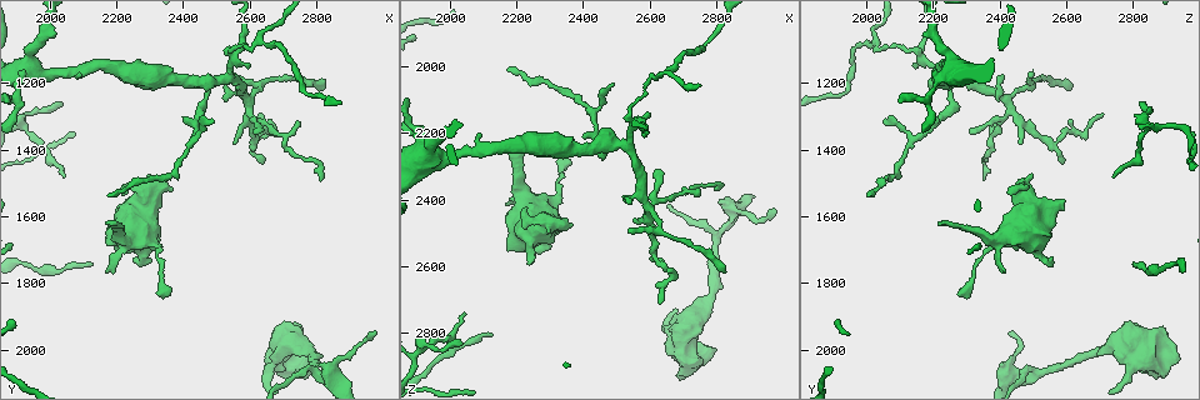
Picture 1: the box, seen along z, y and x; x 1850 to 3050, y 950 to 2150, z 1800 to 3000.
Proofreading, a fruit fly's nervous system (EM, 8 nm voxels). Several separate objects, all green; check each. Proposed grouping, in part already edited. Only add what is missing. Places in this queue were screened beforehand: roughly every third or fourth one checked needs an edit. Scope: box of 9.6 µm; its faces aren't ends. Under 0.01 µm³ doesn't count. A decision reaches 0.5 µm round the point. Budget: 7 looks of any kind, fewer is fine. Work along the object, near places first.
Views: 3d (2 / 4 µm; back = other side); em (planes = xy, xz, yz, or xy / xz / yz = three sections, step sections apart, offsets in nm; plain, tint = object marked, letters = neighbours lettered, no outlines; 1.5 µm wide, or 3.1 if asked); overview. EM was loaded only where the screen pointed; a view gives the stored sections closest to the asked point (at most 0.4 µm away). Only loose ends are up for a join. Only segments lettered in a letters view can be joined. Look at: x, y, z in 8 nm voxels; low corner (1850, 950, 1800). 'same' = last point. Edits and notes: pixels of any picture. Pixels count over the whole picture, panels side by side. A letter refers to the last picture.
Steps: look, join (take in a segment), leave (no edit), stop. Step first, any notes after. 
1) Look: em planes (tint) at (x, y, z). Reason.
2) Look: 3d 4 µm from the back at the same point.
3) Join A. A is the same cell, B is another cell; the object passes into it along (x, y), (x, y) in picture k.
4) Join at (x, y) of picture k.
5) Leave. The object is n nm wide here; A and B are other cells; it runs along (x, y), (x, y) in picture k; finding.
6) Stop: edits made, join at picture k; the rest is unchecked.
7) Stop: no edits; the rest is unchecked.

Look: 3d 2 µm at (2040, 1260, 2820). An open end.

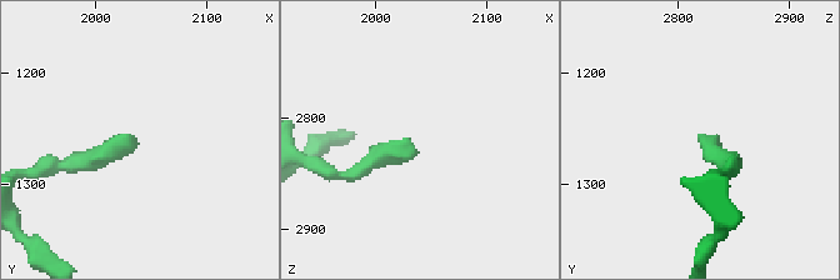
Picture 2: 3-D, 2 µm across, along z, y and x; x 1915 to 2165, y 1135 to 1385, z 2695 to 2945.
Look: em yz step 8 (letters) at (2042, 1258, 2830).

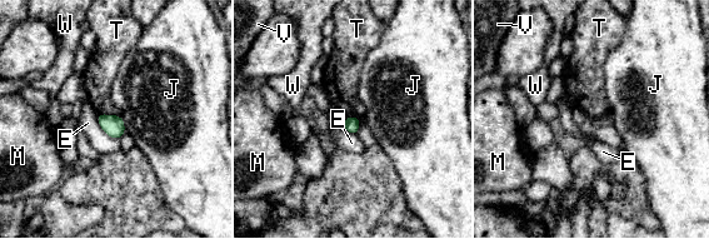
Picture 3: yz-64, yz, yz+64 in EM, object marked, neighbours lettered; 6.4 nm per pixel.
Leave. The longest contact is with E, 220 nm; E, J, M, T, V and W are other cells; a border runs along (98, 113), (119, 115) in picture 3; no lettered segment goes on from it.

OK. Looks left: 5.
Look: 3d 4 µm at (2050, 1480, 2740). An open end.

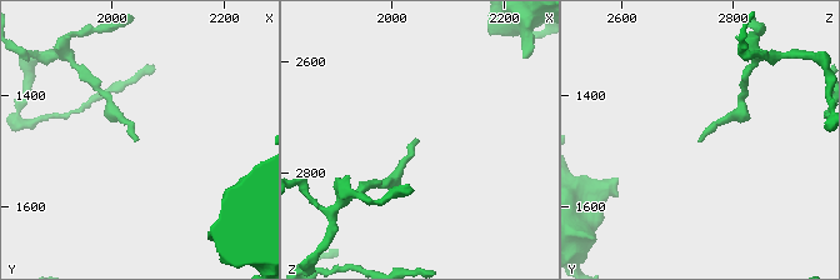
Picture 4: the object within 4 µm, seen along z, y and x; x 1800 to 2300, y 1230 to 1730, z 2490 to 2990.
Look: em yz step 8 (tint) at (2050, 1475, 2745). Need the tissue.

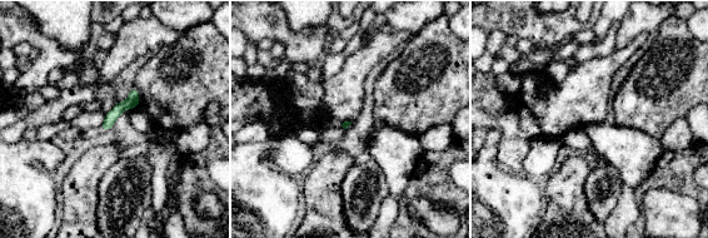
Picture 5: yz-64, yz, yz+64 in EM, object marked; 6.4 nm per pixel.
Look: em planes (letters) at the same point. Another direction.

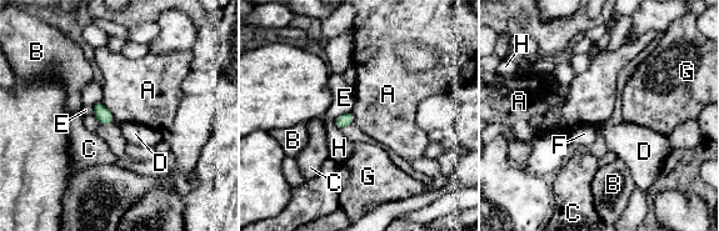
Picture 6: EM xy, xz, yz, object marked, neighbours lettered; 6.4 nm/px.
Leave. A, B, C, D, E, F, G and H are other cells; a border runs along (101, 101), (115, 120) in picture 6; none of them fits.

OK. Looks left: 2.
Look: em yz step 4 (tint) at (2700, 1950, 2900). Branch stops here.

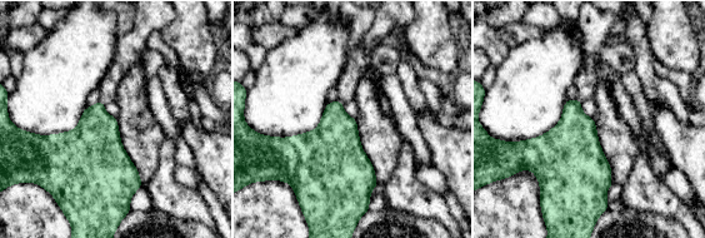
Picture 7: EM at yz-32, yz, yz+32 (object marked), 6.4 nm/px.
Look: em planes (letters) at the same point.

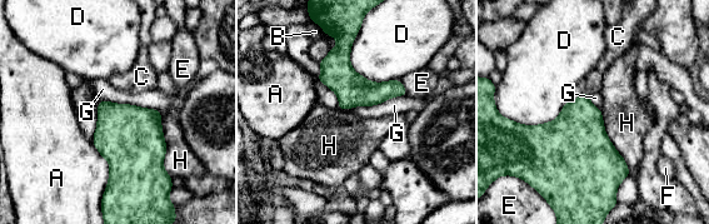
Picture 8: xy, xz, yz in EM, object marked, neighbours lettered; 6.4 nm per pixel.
Join C. The longest contact is with H, 460 nm; C is the same cell, A, B, D, E, F, G and H are other cells; the neuron continues.

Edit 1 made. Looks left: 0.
Stop: edits made, join at picture 8; the rest is unchecked.

